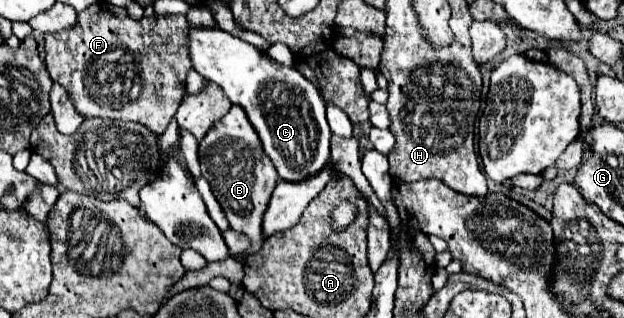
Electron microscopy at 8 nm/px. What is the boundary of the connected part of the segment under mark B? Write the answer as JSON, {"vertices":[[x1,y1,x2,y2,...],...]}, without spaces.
{"vertices":[[231,106,231,110,221,120,217,120,211,132,199,142,199,164,201,174,207,178,213,196,227,214,231,228,247,234,253,246,251,252,257,252,263,244,263,212,269,204,271,192,277,186,279,176,271,160,265,156,257,132,253,130,249,120,245,118,245,112,239,106]]}

